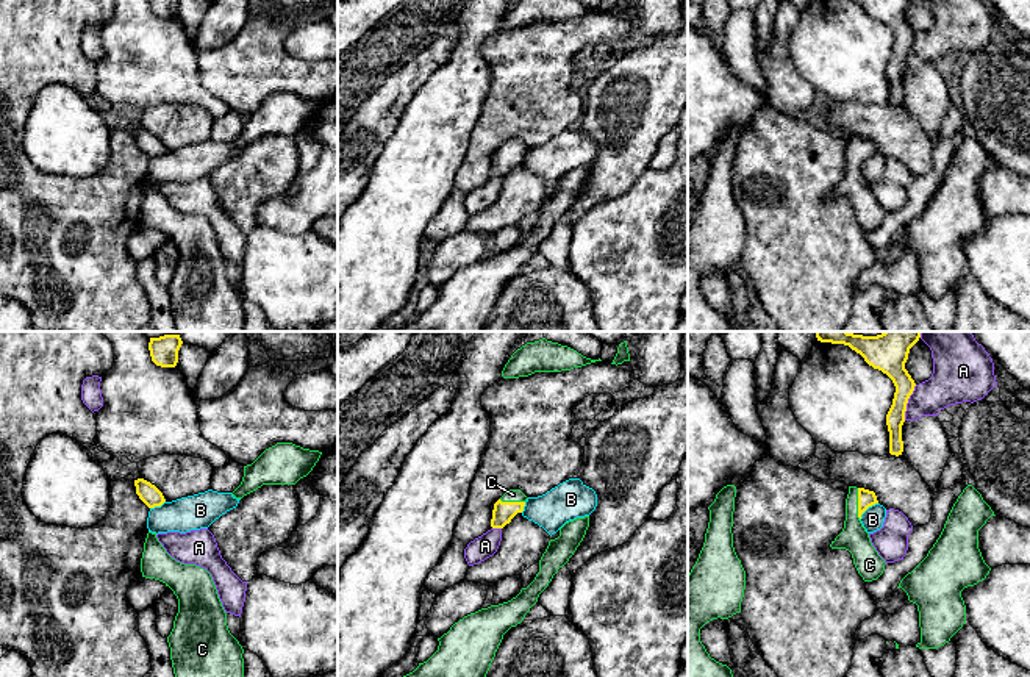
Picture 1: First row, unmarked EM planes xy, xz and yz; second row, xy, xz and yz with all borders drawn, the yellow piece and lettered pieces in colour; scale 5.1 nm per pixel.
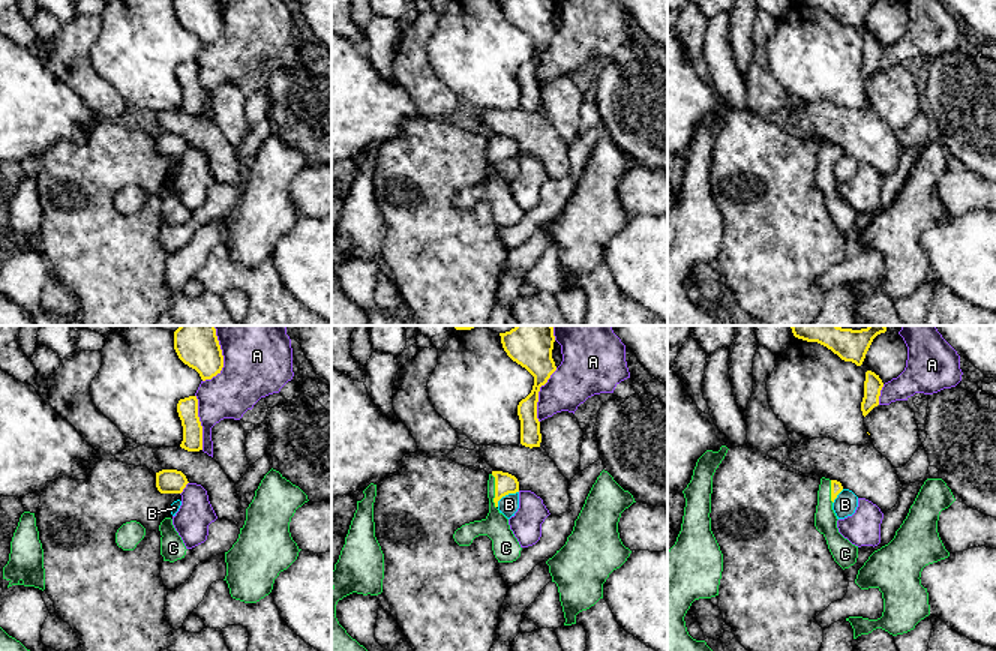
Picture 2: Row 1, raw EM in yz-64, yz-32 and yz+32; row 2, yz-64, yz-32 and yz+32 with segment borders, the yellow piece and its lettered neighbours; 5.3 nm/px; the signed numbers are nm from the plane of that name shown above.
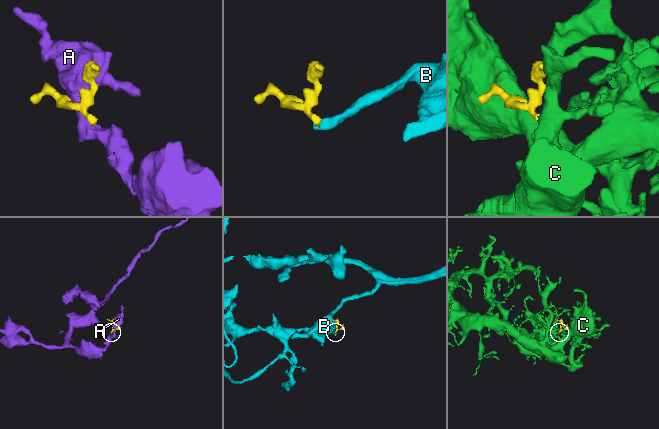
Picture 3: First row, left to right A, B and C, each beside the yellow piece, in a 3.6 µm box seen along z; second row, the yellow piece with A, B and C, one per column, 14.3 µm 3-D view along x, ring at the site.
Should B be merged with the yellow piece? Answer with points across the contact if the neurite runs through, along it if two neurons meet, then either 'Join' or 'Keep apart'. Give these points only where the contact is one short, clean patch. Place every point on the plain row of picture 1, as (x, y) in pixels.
Boundary: yz (877, 152), (860, 169). Keep apart

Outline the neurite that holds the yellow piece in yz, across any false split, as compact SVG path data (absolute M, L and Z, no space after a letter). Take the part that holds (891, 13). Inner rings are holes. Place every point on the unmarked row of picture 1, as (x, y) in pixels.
M910 0L855 2L860 3L869 16L886 23L896 36L892 55L886 64L886 75L889 81L889 103L899 106L903 102L902 75L905 72L907 53L916 36L905 19Z

